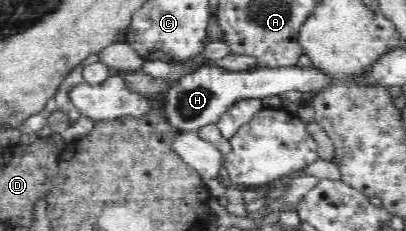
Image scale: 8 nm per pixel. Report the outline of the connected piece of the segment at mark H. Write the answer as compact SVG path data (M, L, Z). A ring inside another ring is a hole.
M202 63L194 71L176 80L165 91L166 98L161 110L172 128L179 132L198 132L198 129L211 123L217 123L219 117L240 99L262 99L280 96L286 91L315 93L332 85L328 74L312 66L292 67L256 67L244 71L228 71L210 63Z

